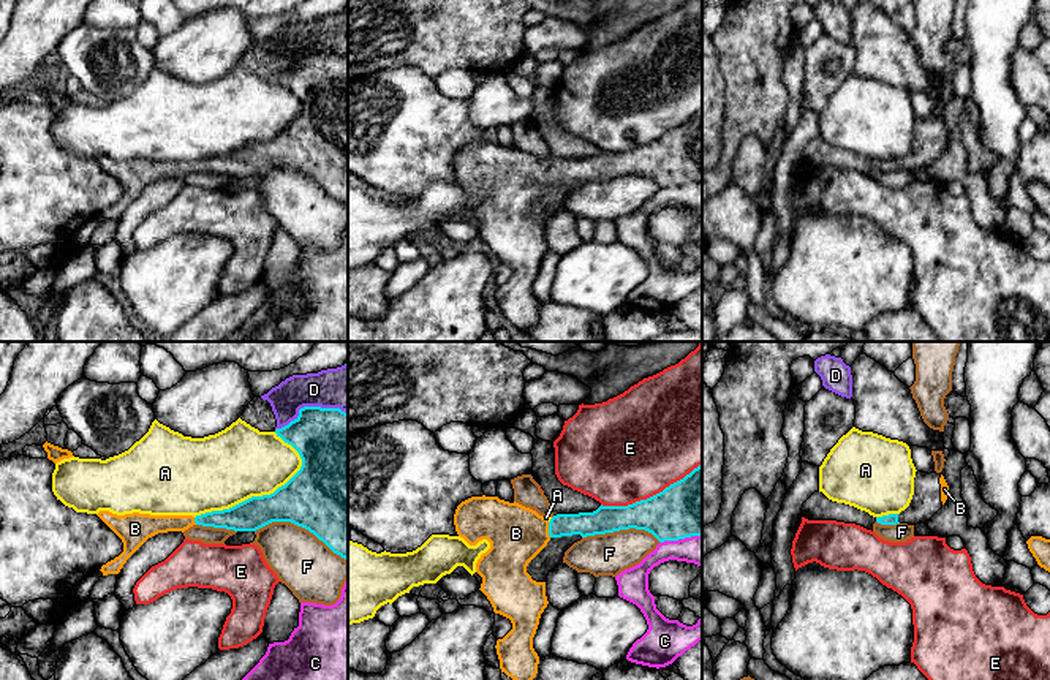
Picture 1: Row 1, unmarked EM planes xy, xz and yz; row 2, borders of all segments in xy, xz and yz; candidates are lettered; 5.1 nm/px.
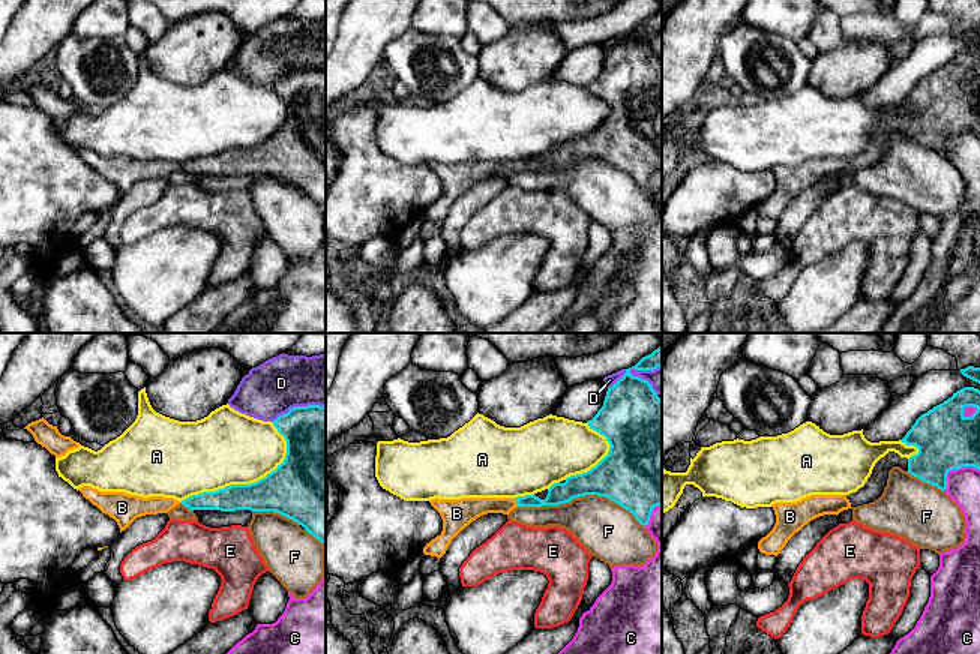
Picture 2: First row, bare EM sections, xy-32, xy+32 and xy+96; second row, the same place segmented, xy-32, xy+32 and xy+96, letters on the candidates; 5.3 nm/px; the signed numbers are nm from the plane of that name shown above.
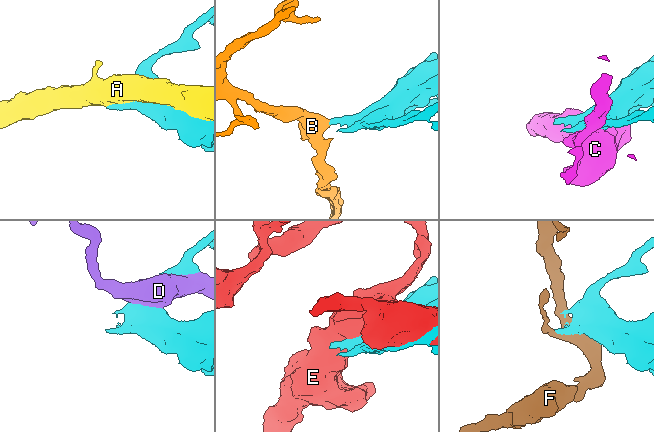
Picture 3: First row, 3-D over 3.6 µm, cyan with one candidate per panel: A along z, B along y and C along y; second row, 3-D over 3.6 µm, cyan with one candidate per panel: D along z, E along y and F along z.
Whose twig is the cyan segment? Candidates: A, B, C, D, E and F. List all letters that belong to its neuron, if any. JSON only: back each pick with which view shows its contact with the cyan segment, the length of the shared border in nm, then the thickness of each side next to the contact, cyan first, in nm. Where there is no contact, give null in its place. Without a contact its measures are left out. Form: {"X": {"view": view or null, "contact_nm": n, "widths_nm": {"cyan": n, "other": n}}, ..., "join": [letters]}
{"B": {"view": "xz", "contact_nm": 80, "widths_nm": {"cyan": 130, "other": 280}}, "join": ["B"]}

